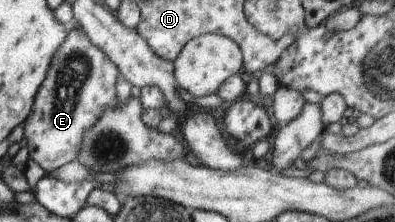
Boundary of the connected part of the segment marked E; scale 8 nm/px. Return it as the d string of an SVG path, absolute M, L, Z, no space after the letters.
M72 29L55 54L53 65L35 98L35 115L26 119L24 137L29 157L46 174L75 161L83 144L83 135L97 121L105 107L118 103L116 93L119 66L79 29Z

